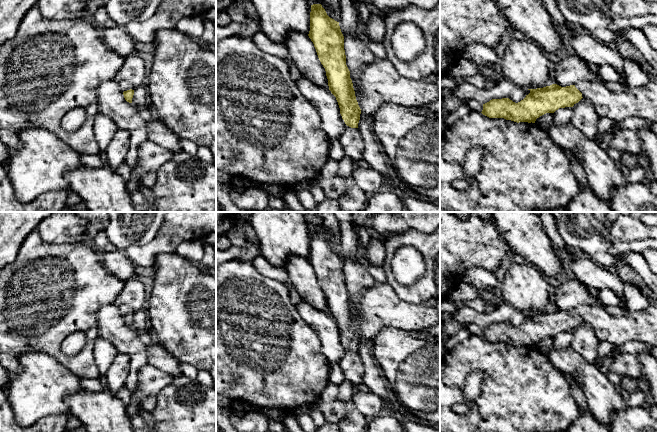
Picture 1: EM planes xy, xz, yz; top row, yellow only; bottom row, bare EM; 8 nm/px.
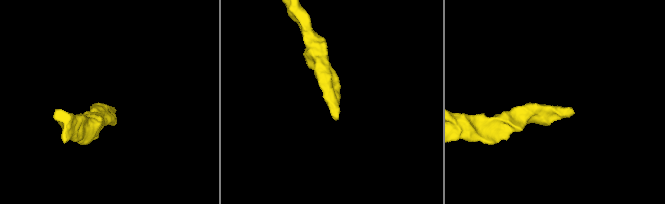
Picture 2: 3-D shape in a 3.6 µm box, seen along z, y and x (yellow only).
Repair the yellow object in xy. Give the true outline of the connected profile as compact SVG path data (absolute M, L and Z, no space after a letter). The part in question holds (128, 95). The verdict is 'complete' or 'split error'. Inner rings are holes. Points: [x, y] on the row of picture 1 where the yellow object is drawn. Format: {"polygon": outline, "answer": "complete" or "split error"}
{"polygon": "M127 81L120 82L119 87L120 87L121 91L123 92L125 100L129 103L132 103L132 98L134 95L135 87Z", "answer": "split error"}

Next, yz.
{"polygon": "M650 79L648 84L641 88L634 88L622 92L612 92L605 83L594 81L579 81L575 85L561 87L552 84L543 88L528 89L530 93L518 103L509 98L492 99L483 104L482 114L489 118L504 118L514 122L535 123L536 119L546 113L554 113L559 108L573 107L582 98L588 100L600 118L609 118L620 123L624 119L635 116L657 123L657 79Z", "answer": "split error"}

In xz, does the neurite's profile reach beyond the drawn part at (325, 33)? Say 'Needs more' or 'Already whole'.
Needs more

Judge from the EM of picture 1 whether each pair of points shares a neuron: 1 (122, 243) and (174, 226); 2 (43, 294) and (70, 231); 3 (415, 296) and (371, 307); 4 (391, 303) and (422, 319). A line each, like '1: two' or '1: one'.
1: two
2: two
3: two
4: one

